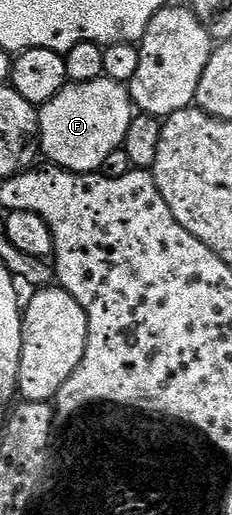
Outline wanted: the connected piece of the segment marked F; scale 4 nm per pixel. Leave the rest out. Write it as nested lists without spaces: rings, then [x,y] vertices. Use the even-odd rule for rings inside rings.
[[[99,77],[97,81],[65,85],[54,99],[39,106],[40,150],[49,162],[59,169],[69,169],[75,173],[95,173],[100,171],[106,159],[123,146],[126,131],[134,116],[132,94],[119,81]]]

